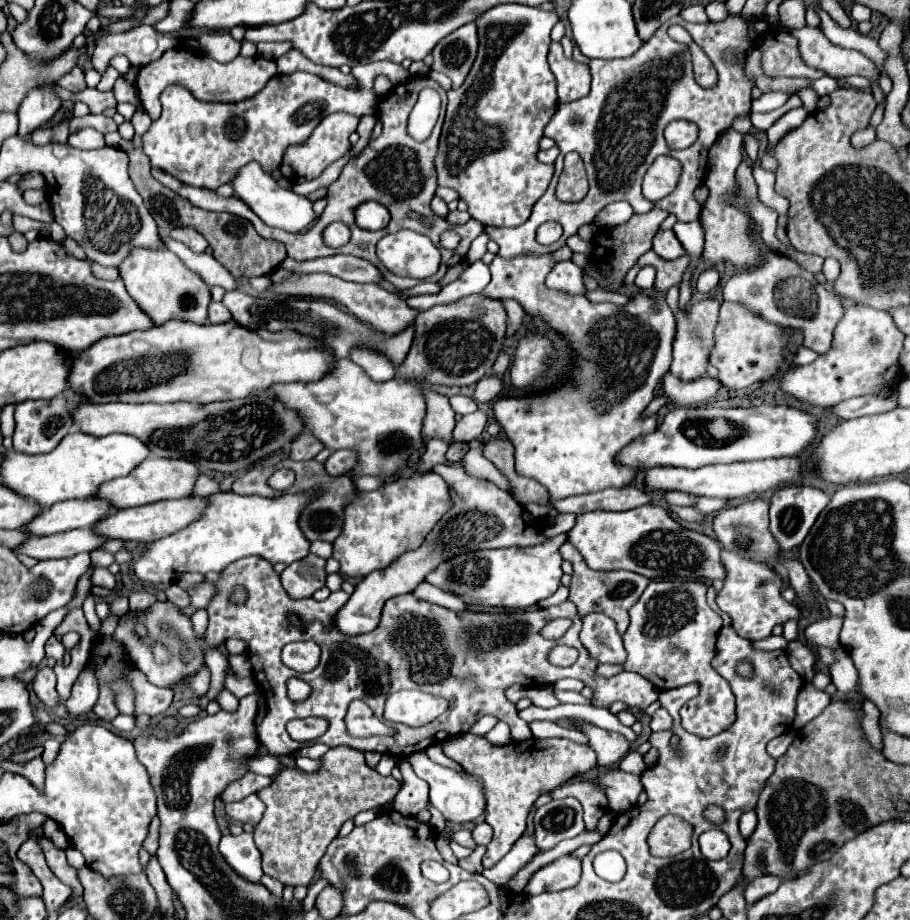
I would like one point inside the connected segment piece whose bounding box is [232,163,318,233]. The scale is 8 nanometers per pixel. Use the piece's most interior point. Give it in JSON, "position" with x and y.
{"position":[279,207]}

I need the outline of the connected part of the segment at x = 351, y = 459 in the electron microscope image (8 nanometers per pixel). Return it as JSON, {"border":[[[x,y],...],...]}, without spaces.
{"border":[[[342,449],[342,451],[334,451],[328,461],[324,463],[326,467],[326,473],[332,475],[332,477],[338,477],[338,475],[344,475],[348,471],[352,471],[356,467],[356,453],[350,451],[350,449]]]}

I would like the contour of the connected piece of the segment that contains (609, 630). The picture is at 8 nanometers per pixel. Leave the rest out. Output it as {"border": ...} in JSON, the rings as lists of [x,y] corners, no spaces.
{"border":[[[588,613],[582,617],[580,641],[588,653],[600,663],[624,663],[626,651],[616,623],[602,613]]]}

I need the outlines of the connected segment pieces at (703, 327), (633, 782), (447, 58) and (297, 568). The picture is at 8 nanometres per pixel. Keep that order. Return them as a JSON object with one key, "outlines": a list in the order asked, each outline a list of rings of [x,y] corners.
{"outlines":[[[[714,297],[702,299],[694,305],[690,305],[686,311],[676,309],[676,337],[674,337],[674,359],[670,365],[670,371],[680,377],[682,381],[696,381],[706,375],[710,355],[714,349],[714,327],[718,321],[718,309],[720,303]]],[[[612,769],[604,775],[598,775],[596,781],[602,785],[602,789],[610,801],[610,809],[614,813],[624,813],[624,811],[636,807],[638,795],[644,789],[640,775],[632,775],[632,773],[620,771],[620,769]]],[[[466,23],[460,29],[446,35],[434,49],[434,63],[430,69],[440,71],[452,79],[454,87],[460,87],[476,59],[478,35],[476,25]]],[[[308,555],[282,571],[282,585],[294,599],[312,597],[316,589],[322,589],[326,583],[326,559]]]]}

